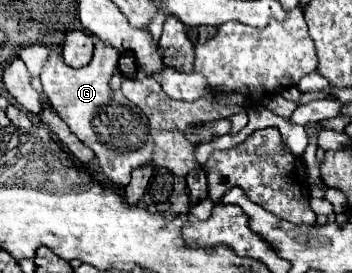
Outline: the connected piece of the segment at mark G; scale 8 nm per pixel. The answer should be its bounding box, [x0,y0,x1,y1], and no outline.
[40,39,152,185]

